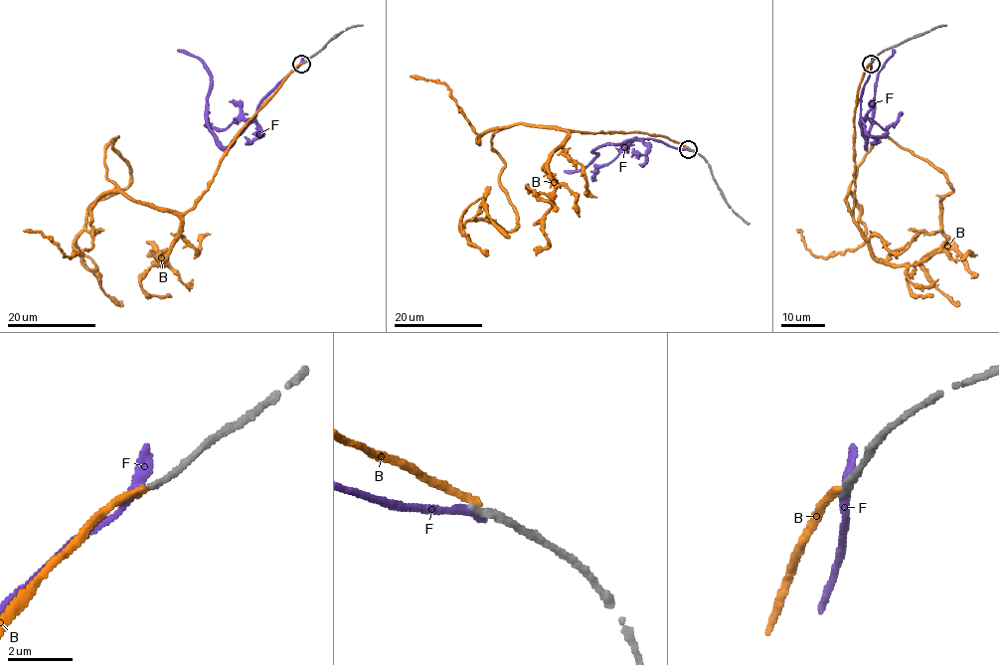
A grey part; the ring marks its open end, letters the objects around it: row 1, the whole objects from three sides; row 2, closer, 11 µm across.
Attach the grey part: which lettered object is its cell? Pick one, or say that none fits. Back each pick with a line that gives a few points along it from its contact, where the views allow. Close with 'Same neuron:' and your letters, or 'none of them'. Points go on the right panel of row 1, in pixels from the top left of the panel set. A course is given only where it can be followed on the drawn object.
Same neuron: none of them

